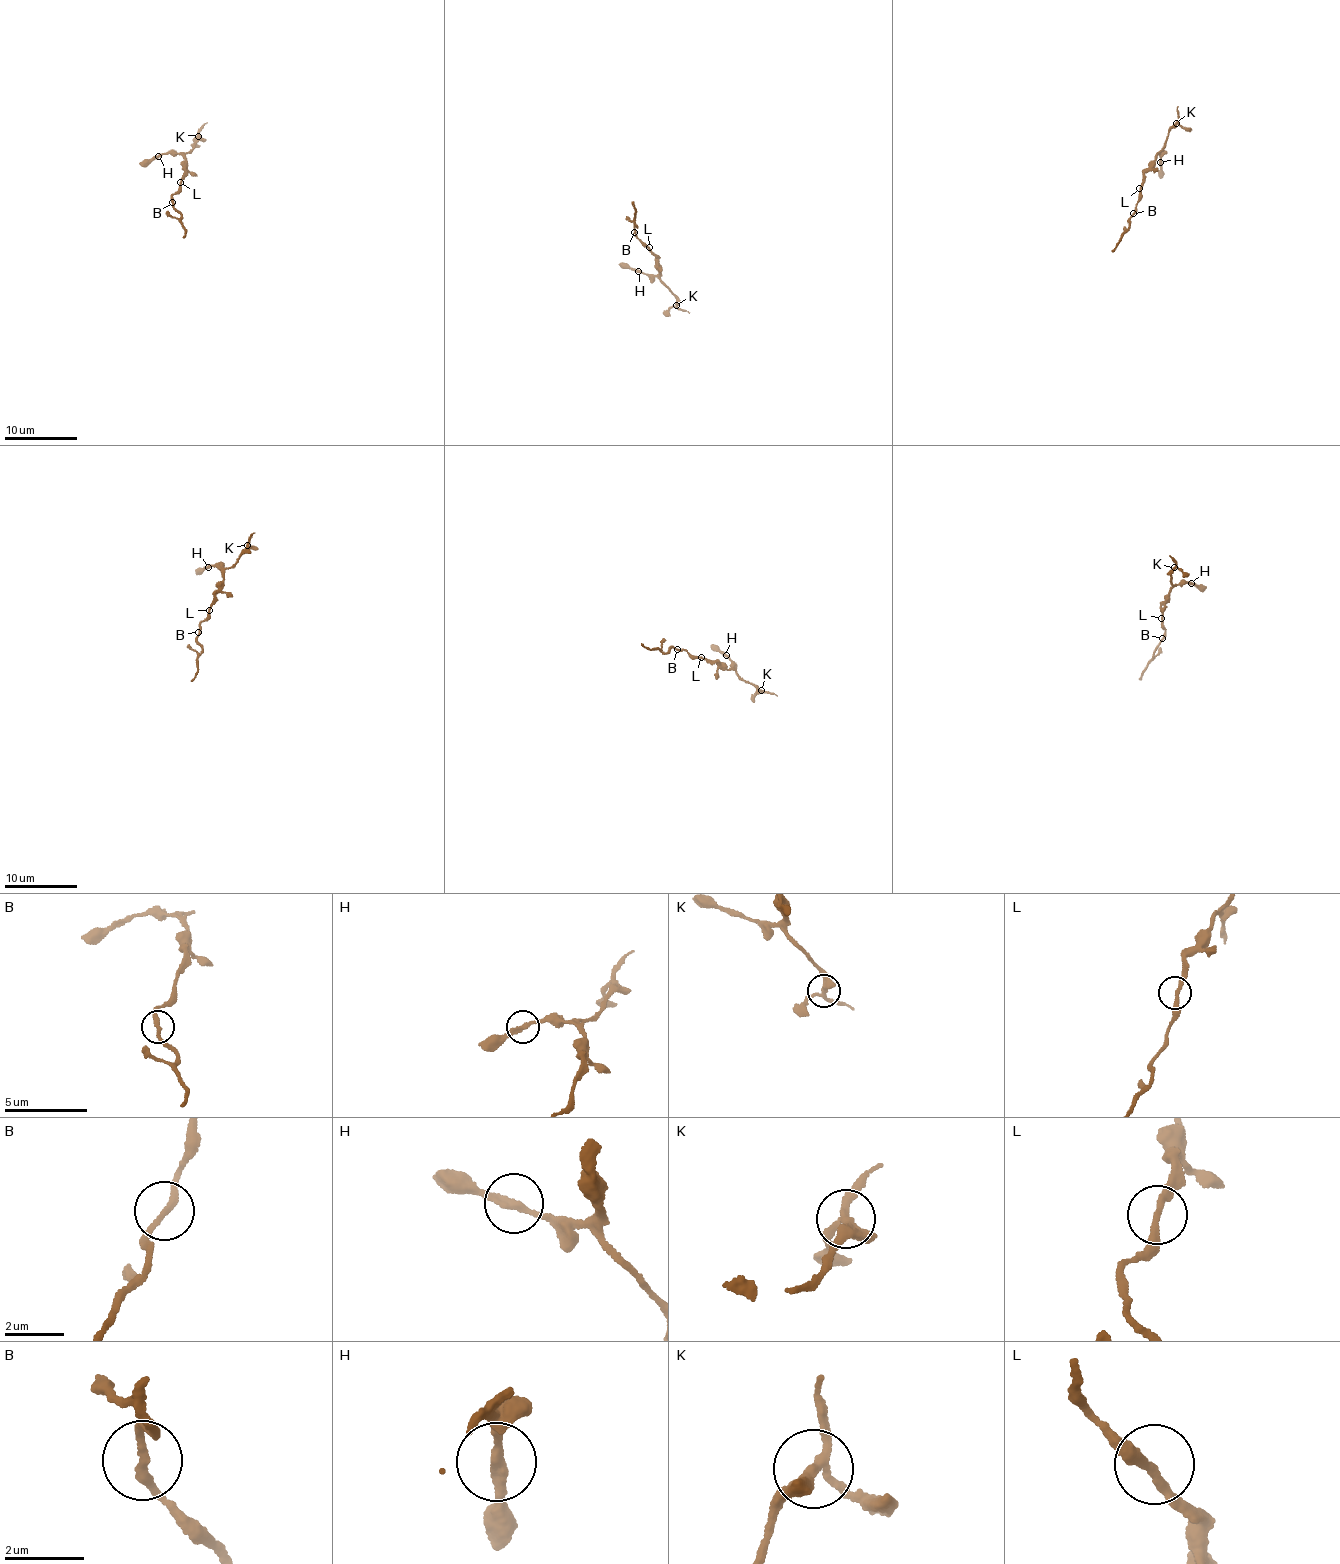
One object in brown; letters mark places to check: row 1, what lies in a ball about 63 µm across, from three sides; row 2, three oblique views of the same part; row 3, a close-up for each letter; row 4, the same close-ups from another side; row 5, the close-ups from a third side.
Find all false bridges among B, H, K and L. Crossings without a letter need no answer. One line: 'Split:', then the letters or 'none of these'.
Split: B

